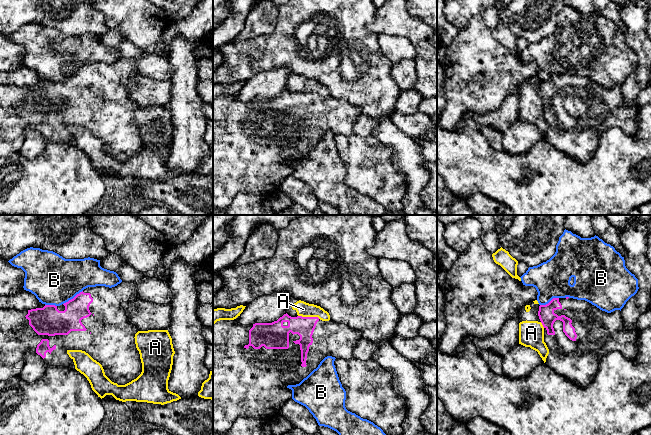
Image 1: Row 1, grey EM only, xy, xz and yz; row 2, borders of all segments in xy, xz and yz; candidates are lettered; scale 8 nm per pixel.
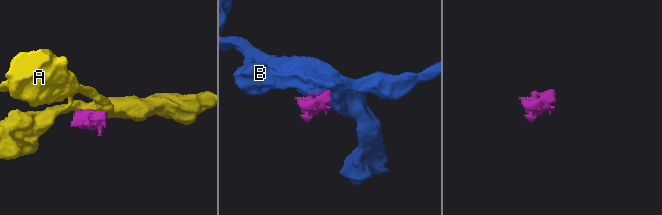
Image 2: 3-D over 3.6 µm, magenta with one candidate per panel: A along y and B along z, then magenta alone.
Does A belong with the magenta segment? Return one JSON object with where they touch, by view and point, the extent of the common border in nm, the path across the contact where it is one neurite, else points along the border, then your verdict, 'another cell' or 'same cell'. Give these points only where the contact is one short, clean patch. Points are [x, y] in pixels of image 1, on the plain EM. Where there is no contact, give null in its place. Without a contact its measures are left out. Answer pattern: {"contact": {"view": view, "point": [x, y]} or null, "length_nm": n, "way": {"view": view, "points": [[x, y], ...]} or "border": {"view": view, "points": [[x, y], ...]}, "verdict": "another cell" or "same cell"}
{"contact": {"view": "xz", "point": [309, 93]}, "length_nm": 180, "verdict": "another cell"}

